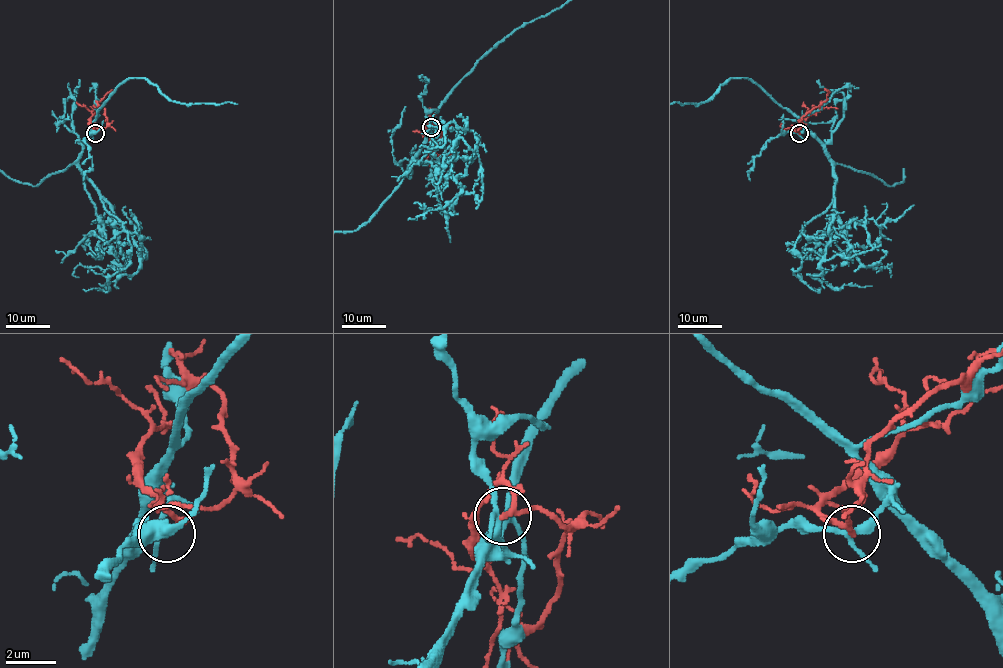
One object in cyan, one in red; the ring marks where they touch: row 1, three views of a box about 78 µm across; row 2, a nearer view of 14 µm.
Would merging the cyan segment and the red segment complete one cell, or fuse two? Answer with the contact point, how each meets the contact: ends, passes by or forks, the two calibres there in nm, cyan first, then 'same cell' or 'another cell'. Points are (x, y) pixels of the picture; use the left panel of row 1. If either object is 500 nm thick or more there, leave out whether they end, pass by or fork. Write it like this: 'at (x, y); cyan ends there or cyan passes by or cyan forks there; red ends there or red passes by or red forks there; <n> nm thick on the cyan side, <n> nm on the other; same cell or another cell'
at (95, 133); cyan forks there; red passes by; 220 nm thick on the cyan side, 180 nm on the other; another cell

